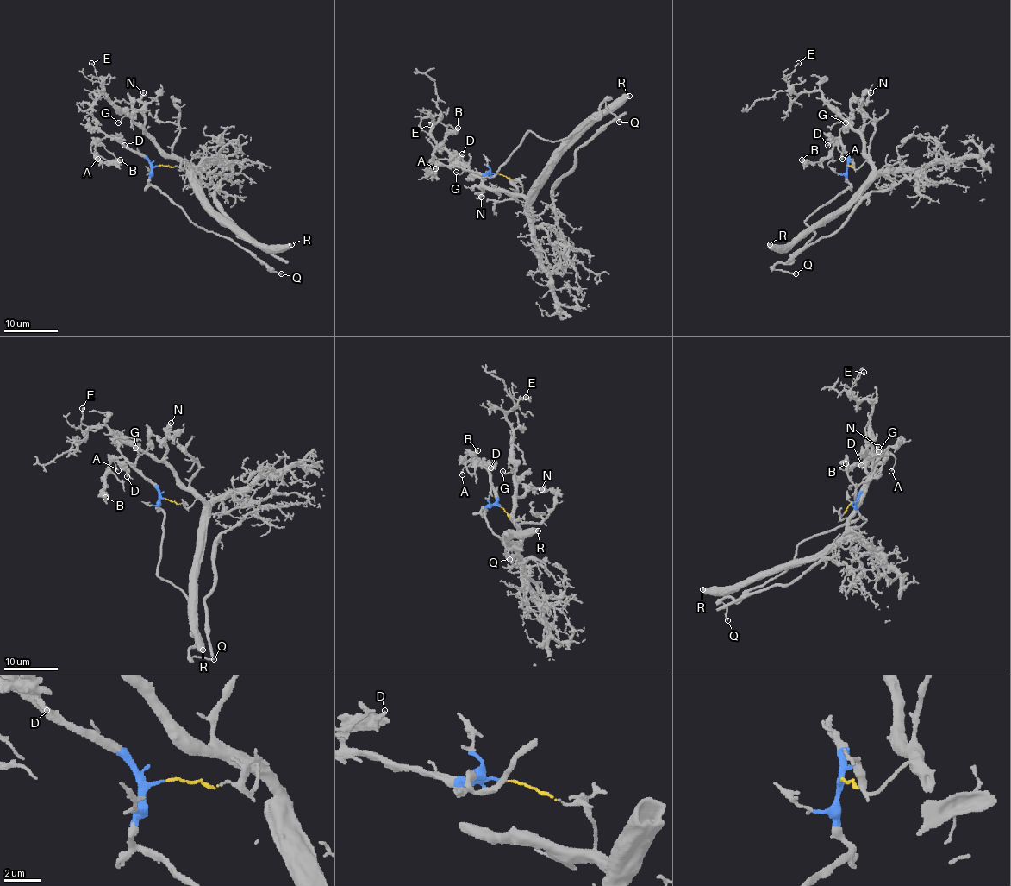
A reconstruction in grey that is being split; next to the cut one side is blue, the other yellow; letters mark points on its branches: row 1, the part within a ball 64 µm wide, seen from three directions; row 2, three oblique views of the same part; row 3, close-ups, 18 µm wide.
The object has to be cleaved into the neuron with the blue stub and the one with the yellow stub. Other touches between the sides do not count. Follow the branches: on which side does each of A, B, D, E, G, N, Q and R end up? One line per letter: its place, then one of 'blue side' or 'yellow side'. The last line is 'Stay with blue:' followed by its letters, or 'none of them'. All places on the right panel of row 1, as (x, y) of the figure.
A: (842, 159) | blue side
B: (801, 160) | blue side
D: (827, 145) | blue side
E: (798, 63) | yellow side
G: (845, 122) | yellow side
N: (870, 92) | yellow side
Q: (795, 273) | blue side
R: (770, 244) | yellow side
Stay with blue: A, B, D, Q

